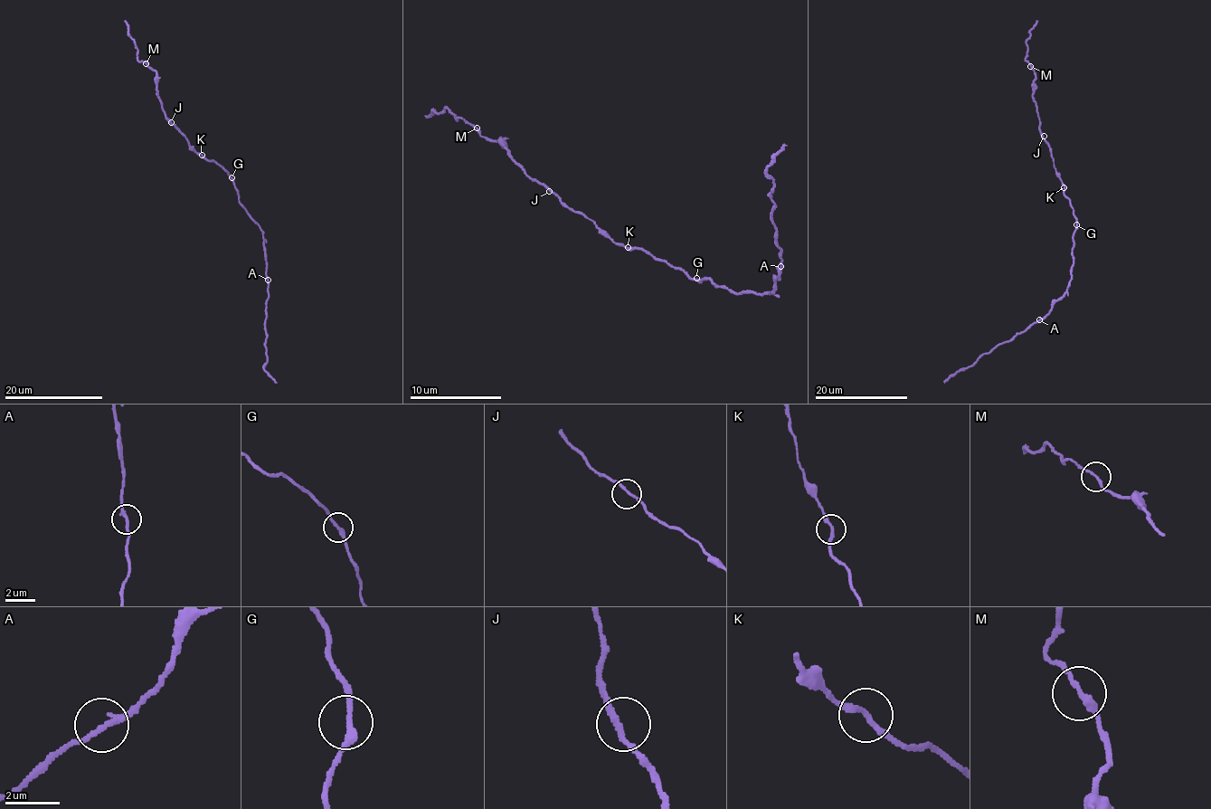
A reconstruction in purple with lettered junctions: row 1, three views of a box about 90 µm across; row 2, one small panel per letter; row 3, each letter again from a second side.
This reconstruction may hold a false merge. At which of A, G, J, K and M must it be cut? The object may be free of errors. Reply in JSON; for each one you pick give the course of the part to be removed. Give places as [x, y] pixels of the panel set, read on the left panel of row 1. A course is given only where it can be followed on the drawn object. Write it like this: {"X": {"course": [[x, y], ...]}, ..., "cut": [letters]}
{"cut": []}

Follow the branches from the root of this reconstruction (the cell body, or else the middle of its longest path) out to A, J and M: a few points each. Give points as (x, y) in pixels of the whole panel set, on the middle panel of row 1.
A: (694, 280), (709, 278), (715, 288), (721, 286), (736, 293), (742, 290), (771, 294), (780, 276), (780, 266)
J: (694, 280), (682, 271), (653, 259), (640, 248), (619, 246), (591, 218), (568, 208), (549, 191)
M: (694, 280), (640, 248), (614, 242), (591, 218), (528, 176), (500, 137), (487, 138), (476, 128)

